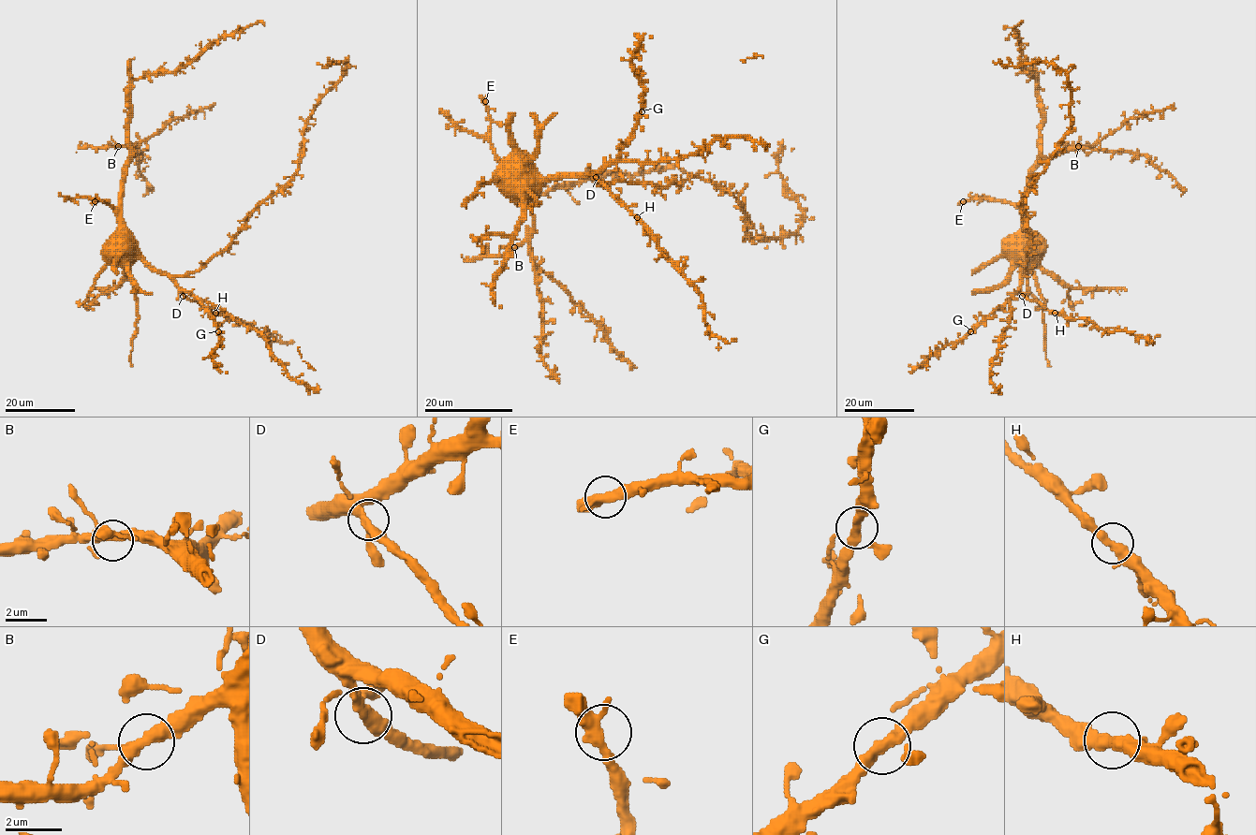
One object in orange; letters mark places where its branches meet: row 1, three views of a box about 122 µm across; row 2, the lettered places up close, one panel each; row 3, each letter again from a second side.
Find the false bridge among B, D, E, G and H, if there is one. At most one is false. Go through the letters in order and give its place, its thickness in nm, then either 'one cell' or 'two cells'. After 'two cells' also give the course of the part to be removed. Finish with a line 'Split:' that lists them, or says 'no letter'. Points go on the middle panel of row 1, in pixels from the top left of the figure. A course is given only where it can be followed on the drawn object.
B: (514, 247) | 320 nm | one cell
D: (596, 177) | 320 nm | one cell
E: (485, 101) | 340 nm | one cell
G: (642, 111) | 320 nm | one cell
H: (637, 217) | 320 nm | one cell
Split: no letter

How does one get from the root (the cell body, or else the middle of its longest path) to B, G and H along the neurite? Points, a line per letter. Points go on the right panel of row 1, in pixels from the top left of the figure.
B: (1012, 245), (1015, 246), (1022, 235), (1022, 203), (1027, 176), (1042, 162), (1078, 146)
G: (1012, 245), (1015, 248), (1011, 262), (1015, 257), (1022, 258), (1022, 285), (970, 330)
H: (1012, 245), (1015, 248), (1011, 262), (1015, 257), (1022, 258), (1021, 291), (1055, 313)

